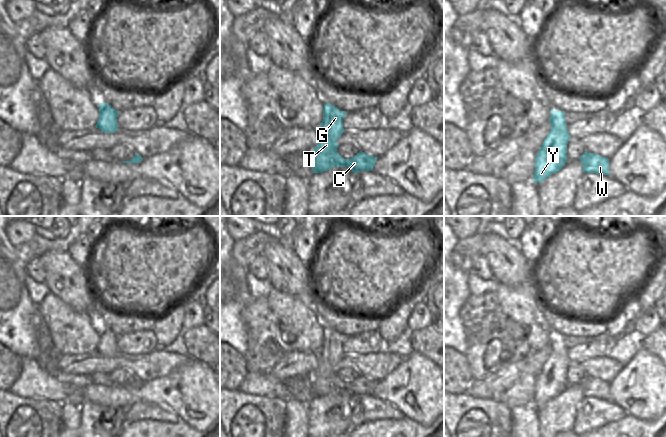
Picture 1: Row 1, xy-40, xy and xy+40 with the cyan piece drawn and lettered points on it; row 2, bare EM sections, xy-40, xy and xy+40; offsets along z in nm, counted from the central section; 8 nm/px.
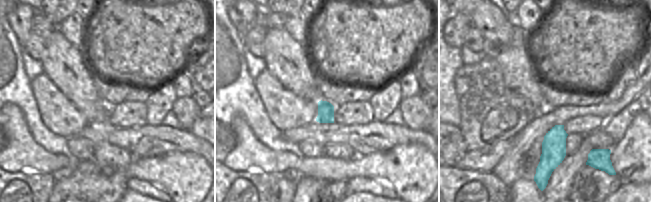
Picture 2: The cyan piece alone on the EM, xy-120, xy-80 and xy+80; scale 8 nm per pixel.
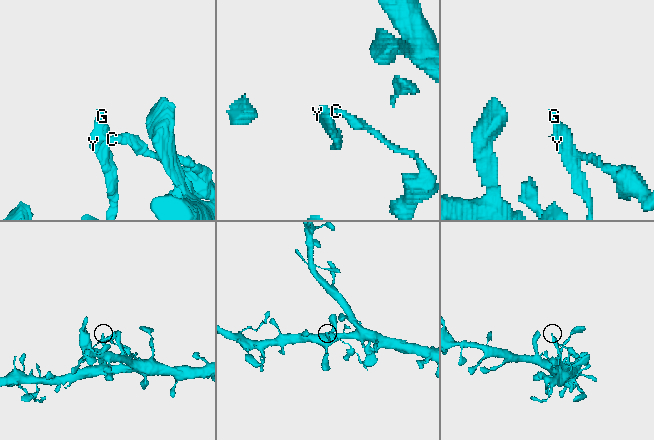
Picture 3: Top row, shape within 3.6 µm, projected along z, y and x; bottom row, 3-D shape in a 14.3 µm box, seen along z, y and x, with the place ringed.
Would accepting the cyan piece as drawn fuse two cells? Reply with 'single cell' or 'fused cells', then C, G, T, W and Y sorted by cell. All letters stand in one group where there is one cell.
fused cells; groups C W / G T Y

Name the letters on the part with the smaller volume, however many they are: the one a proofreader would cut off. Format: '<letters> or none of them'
C, W

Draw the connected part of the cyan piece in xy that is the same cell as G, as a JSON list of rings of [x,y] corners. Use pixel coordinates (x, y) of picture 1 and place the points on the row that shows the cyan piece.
[[[330,103],[323,106],[323,120],[319,126],[319,142],[311,151],[313,173],[322,173],[332,167],[346,167],[345,159],[337,152],[337,140],[345,131],[343,118],[346,111],[340,111]]]

